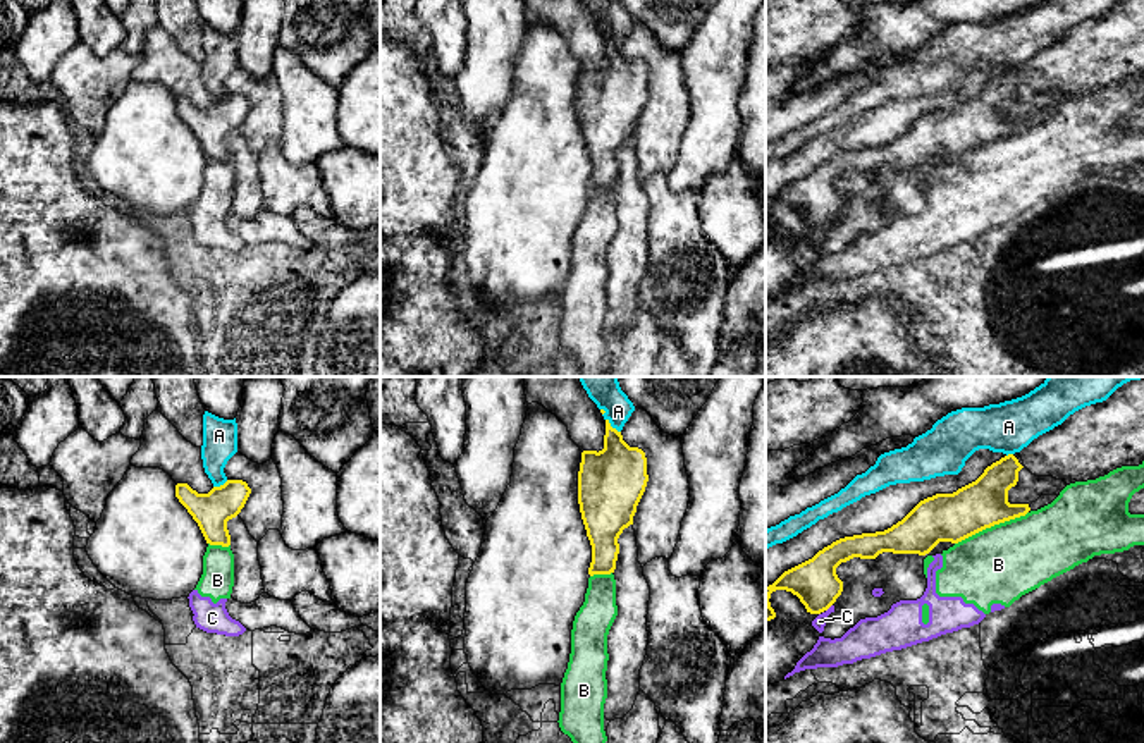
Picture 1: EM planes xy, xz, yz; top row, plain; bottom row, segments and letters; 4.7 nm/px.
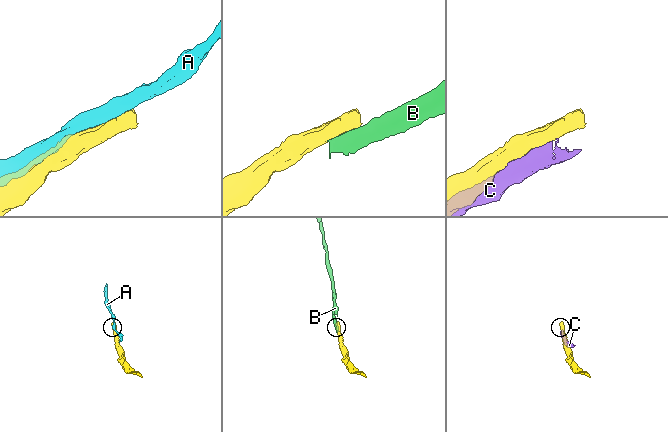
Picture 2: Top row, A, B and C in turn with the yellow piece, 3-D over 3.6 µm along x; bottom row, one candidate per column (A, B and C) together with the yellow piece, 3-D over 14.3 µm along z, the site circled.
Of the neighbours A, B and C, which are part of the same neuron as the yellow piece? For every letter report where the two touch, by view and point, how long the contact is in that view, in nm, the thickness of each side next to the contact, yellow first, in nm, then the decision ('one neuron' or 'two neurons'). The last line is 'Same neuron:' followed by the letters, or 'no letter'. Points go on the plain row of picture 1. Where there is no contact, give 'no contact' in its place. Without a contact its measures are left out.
A: xz (611, 42) | 100 nm | 300/130 nm | two neurons
B: yz (991, 140) | 380 nm | 220/360 nm | two neurons
C: yz (830, 221) | 50 nm | 220/60 nm | two neurons
Same neuron: no letter

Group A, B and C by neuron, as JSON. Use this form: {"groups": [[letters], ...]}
{"groups": [["A"], ["B", "C"]]}

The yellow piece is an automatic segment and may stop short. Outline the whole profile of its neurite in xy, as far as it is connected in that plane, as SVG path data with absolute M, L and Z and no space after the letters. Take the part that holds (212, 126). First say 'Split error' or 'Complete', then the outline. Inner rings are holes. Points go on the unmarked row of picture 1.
Complete. M227 95L208 108L198 108L188 98L175 100L175 112L198 138L206 158L231 160L227 136L244 122L251 103L243 95Z

